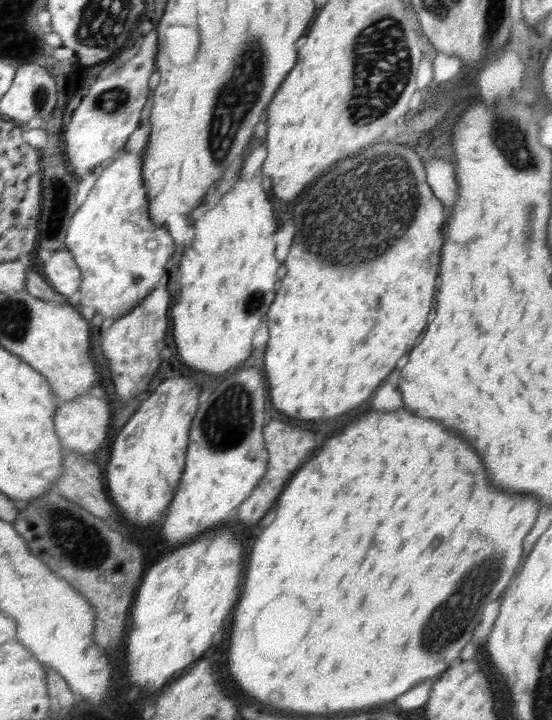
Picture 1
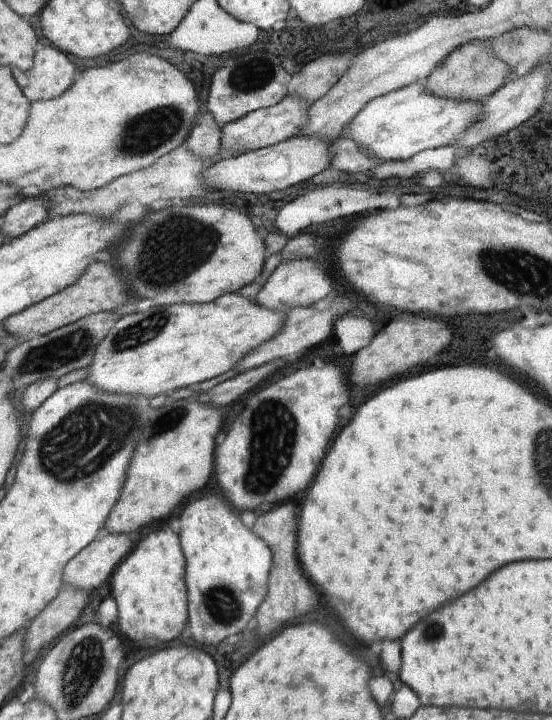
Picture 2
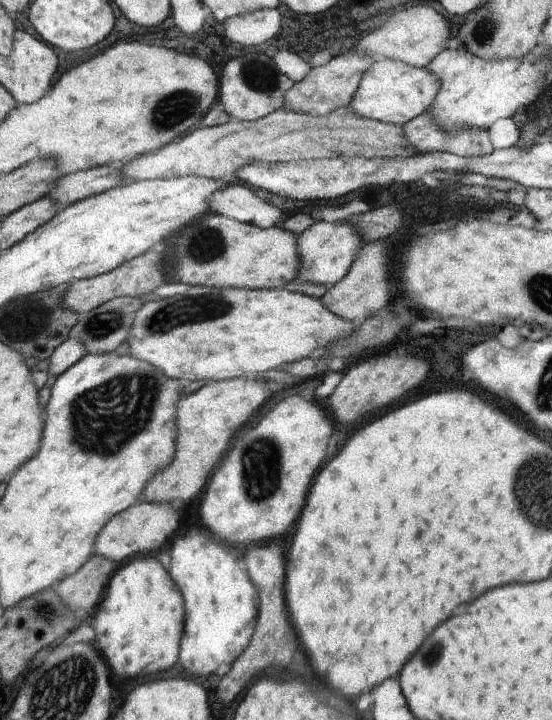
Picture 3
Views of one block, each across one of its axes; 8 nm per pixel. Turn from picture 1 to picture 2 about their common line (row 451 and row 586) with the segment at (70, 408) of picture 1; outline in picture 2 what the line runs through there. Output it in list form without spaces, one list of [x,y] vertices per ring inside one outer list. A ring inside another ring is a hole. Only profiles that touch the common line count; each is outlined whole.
[[[102,531],[86,548],[83,548],[63,570],[64,585],[70,584],[74,588],[86,590],[96,598],[96,591],[102,586],[115,568],[129,555],[132,550],[132,541],[128,534],[114,534],[114,532]]]

